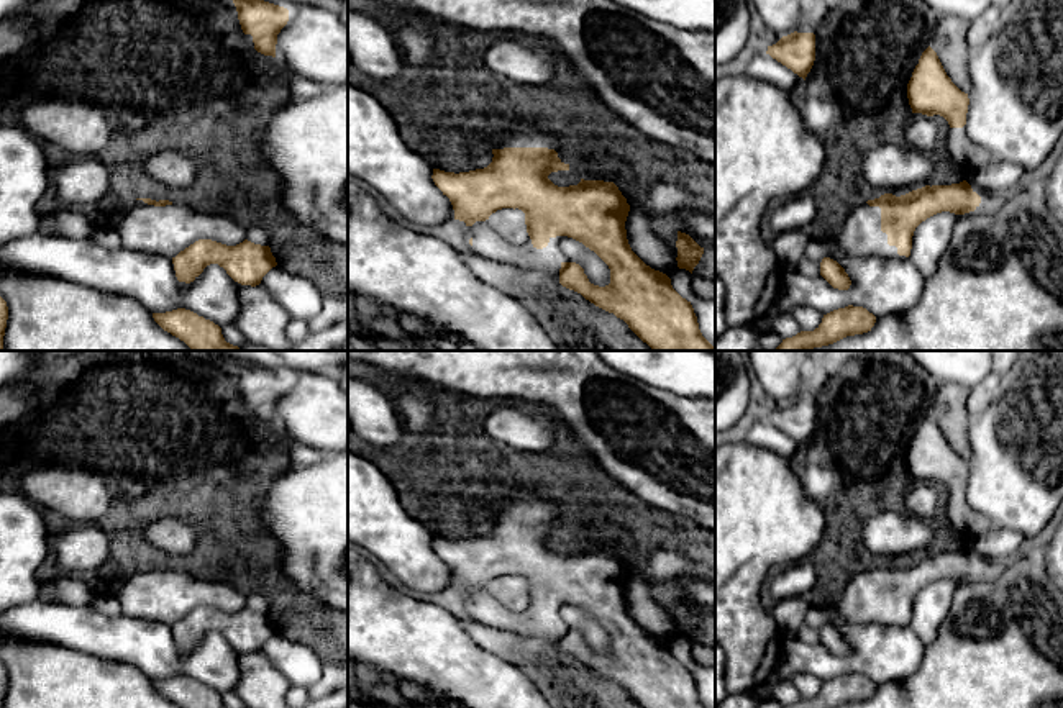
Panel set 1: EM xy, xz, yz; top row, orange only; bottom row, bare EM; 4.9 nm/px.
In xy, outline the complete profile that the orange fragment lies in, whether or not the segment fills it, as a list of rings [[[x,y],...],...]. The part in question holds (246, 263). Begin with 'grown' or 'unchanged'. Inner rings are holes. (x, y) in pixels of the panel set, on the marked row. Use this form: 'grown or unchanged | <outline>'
grown | [[[136,198],[113,226],[123,249],[171,257],[177,280],[185,284],[194,282],[207,266],[218,264],[235,282],[256,287],[277,266],[271,247],[248,241],[246,228],[231,218],[197,211],[169,200]]]

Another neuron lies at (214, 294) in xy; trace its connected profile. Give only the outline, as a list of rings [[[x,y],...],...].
[[[34,233],[0,246],[0,269],[54,277],[98,292],[130,297],[151,313],[185,308],[220,328],[240,315],[241,284],[210,264],[194,282],[179,282],[171,257],[107,249],[89,238]]]

